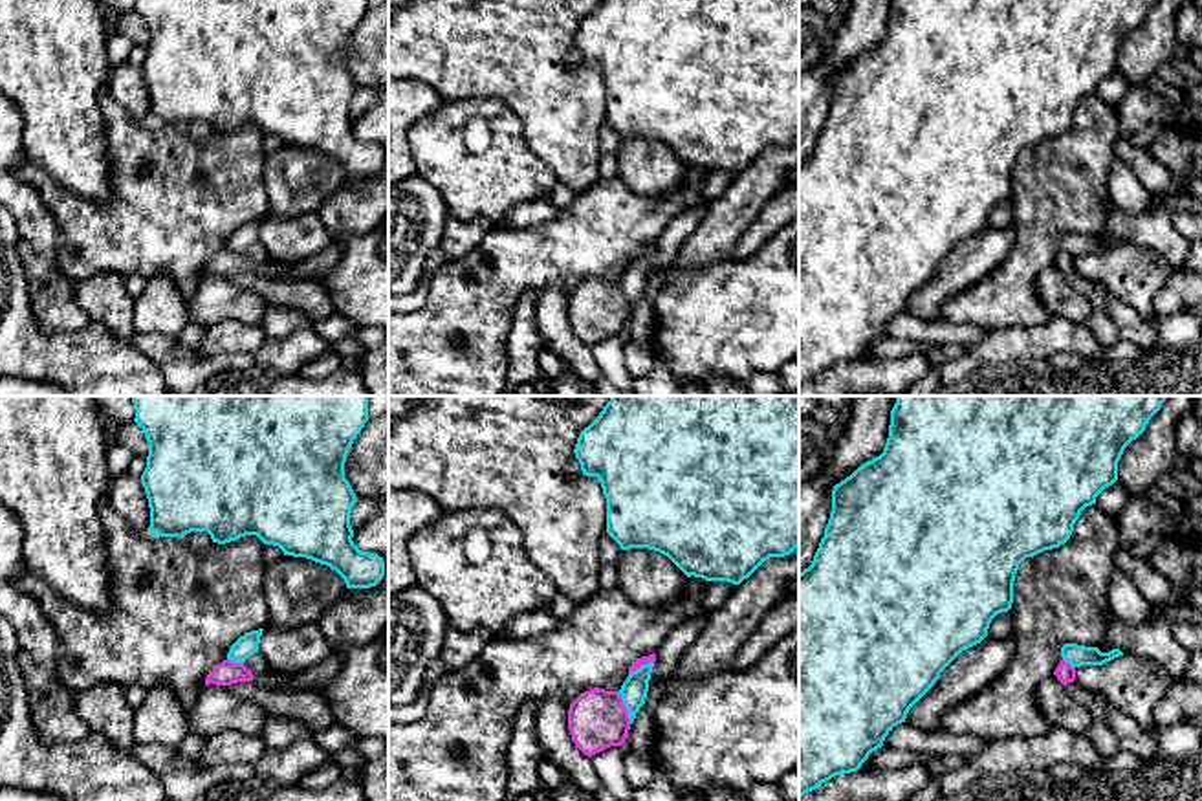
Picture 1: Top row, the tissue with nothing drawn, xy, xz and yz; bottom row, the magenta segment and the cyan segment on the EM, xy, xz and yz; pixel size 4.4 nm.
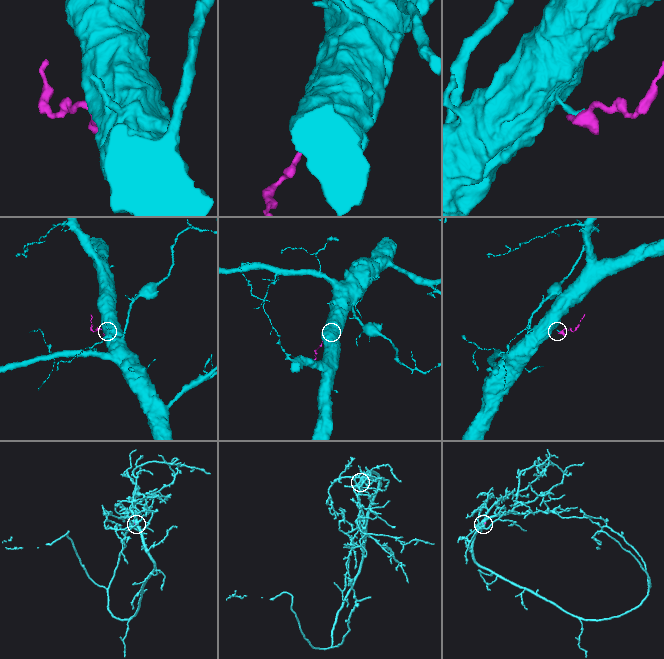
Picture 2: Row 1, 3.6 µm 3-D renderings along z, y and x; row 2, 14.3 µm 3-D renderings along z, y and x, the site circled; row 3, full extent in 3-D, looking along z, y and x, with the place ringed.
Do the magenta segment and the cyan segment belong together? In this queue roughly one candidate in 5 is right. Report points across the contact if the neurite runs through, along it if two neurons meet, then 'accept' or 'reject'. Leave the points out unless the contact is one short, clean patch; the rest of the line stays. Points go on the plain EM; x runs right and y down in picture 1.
along xz (618, 281), (631, 312) | reject

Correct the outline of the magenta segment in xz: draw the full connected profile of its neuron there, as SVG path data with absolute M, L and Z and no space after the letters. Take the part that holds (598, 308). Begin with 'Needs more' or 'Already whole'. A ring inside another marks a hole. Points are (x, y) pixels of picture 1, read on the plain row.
Already whole. M594 277L581 282L570 293L568 319L575 335L588 346L625 334L630 308L619 280Z

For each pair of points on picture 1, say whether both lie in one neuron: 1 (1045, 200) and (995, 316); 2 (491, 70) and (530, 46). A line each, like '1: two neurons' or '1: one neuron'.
1: one neuron
2: one neuron

